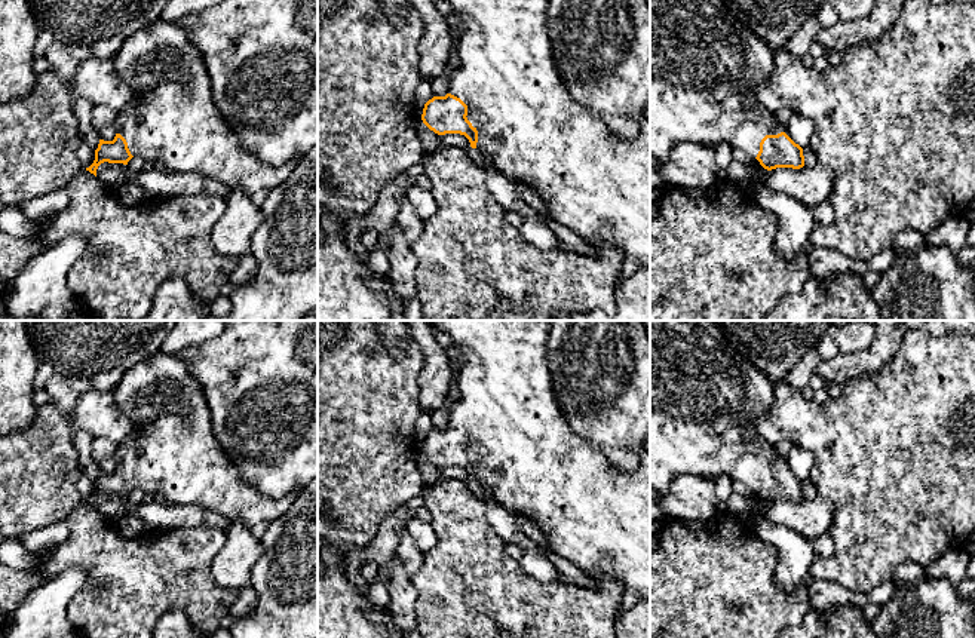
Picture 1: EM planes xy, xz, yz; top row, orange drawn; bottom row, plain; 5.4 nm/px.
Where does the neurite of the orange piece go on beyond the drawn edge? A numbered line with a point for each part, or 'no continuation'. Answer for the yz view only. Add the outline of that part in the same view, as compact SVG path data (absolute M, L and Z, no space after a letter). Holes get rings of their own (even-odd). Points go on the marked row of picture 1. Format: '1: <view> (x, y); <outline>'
1: yz (704, 61); M650 0L650 156L657 165L669 160L671 150L681 142L706 147L729 144L757 157L766 135L785 132L775 113L761 108L748 92L769 80L775 50L741 22L723 0Z

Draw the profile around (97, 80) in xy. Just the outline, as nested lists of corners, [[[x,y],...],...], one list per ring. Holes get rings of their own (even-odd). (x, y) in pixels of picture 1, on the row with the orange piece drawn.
[[[85,59],[71,83],[74,91],[93,105],[105,105],[116,113],[135,101],[135,93],[114,70],[113,59]]]

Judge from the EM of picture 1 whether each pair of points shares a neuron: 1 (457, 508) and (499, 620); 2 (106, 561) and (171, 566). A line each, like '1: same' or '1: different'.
1: same
2: same

